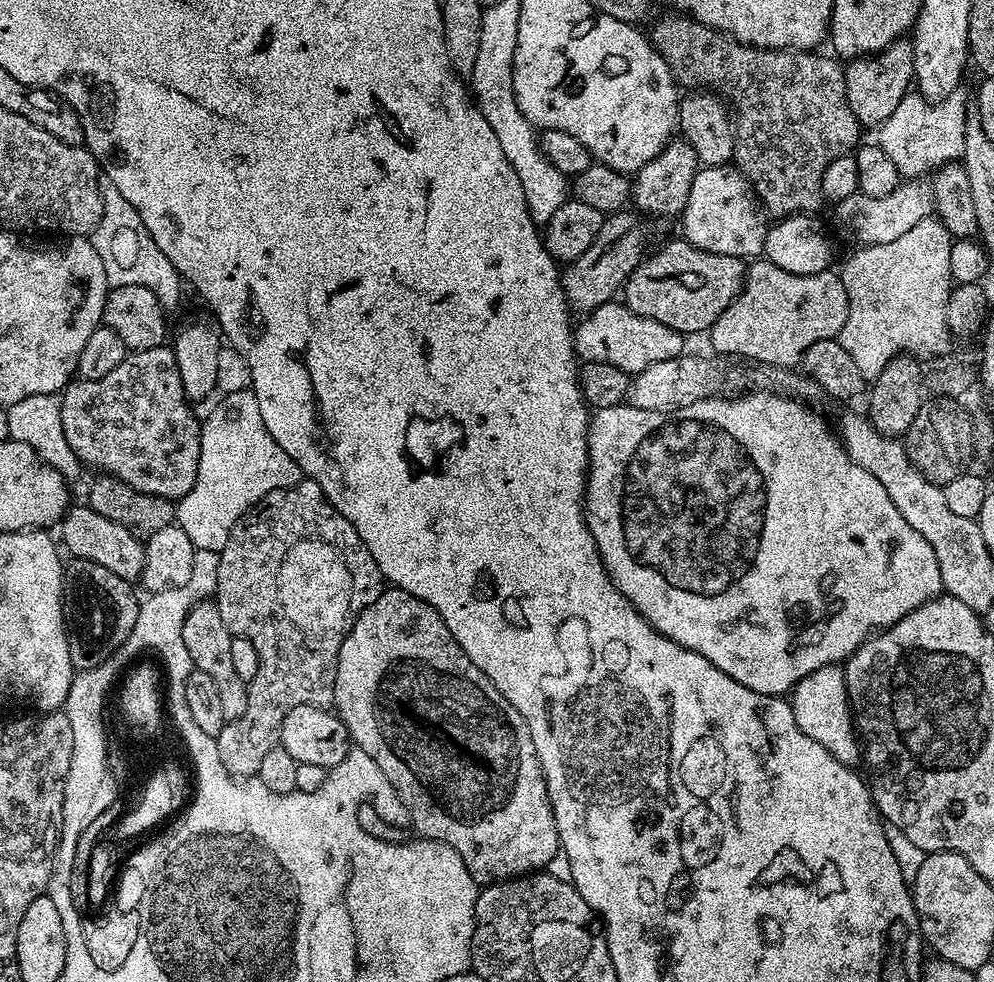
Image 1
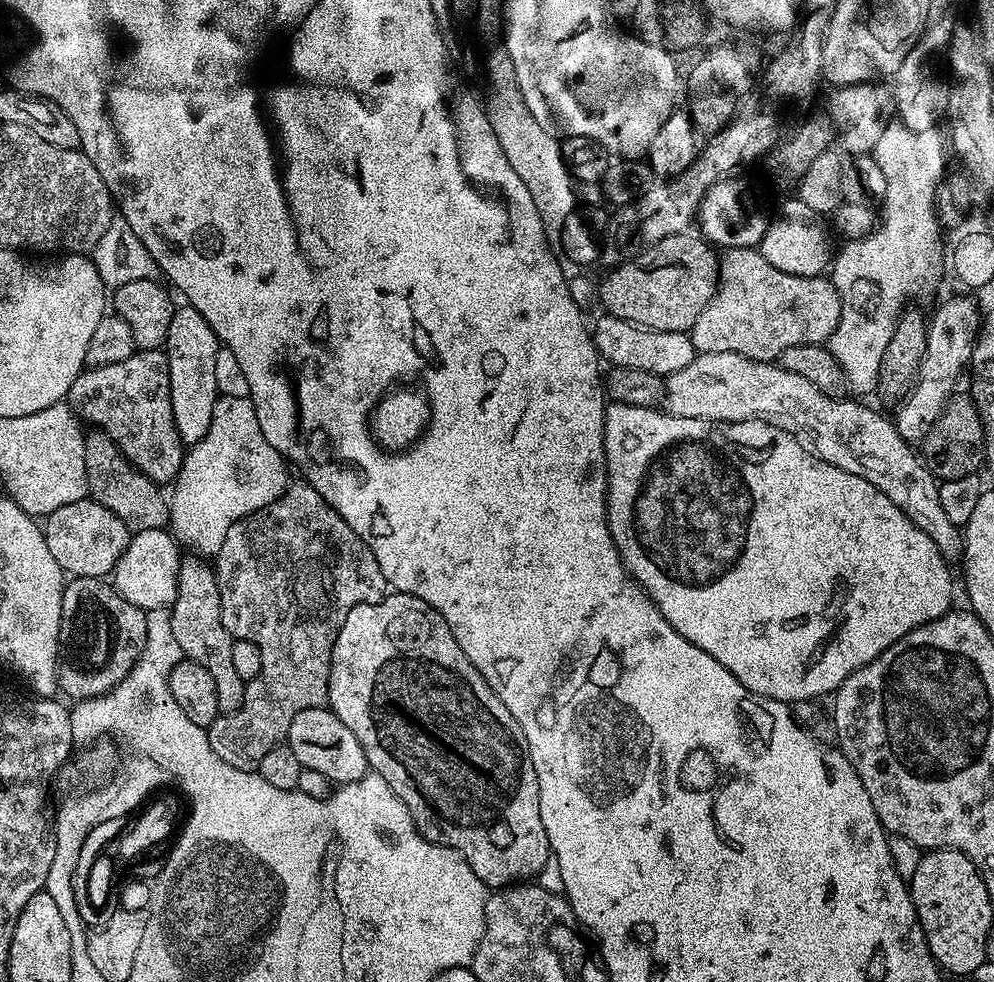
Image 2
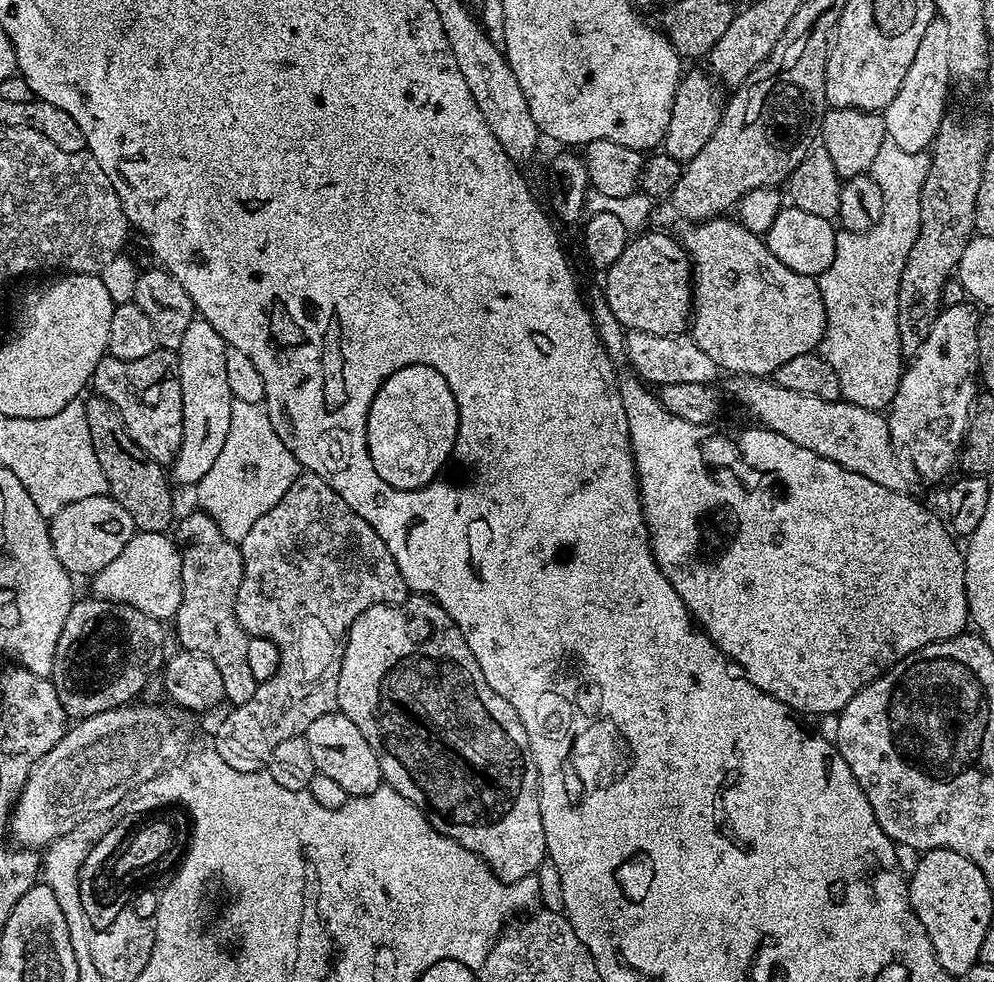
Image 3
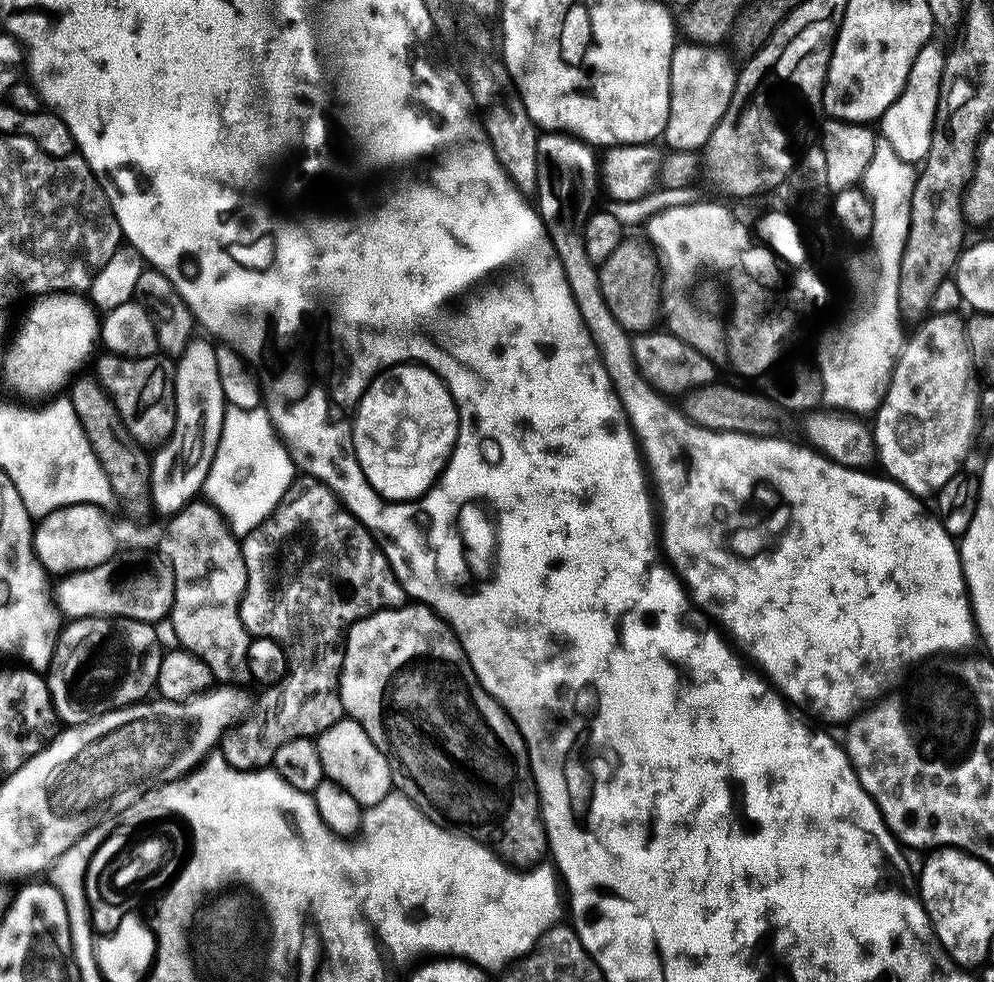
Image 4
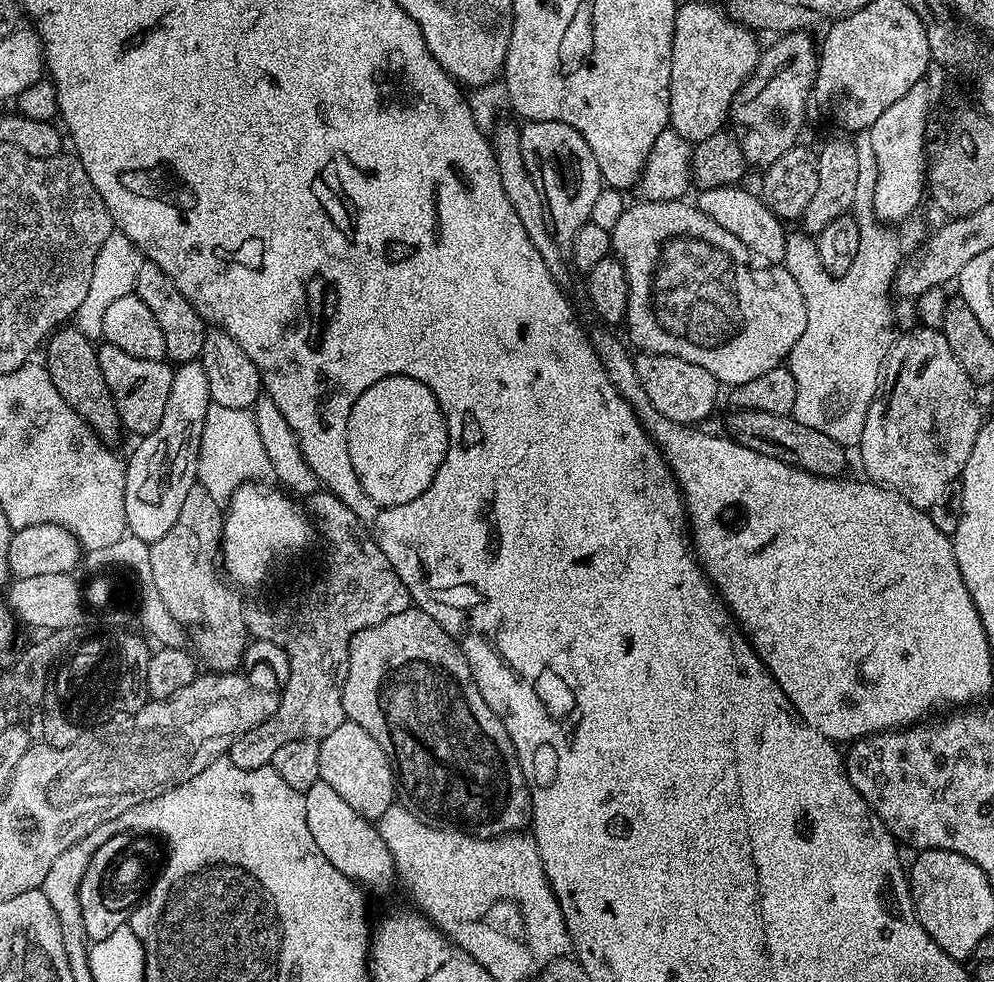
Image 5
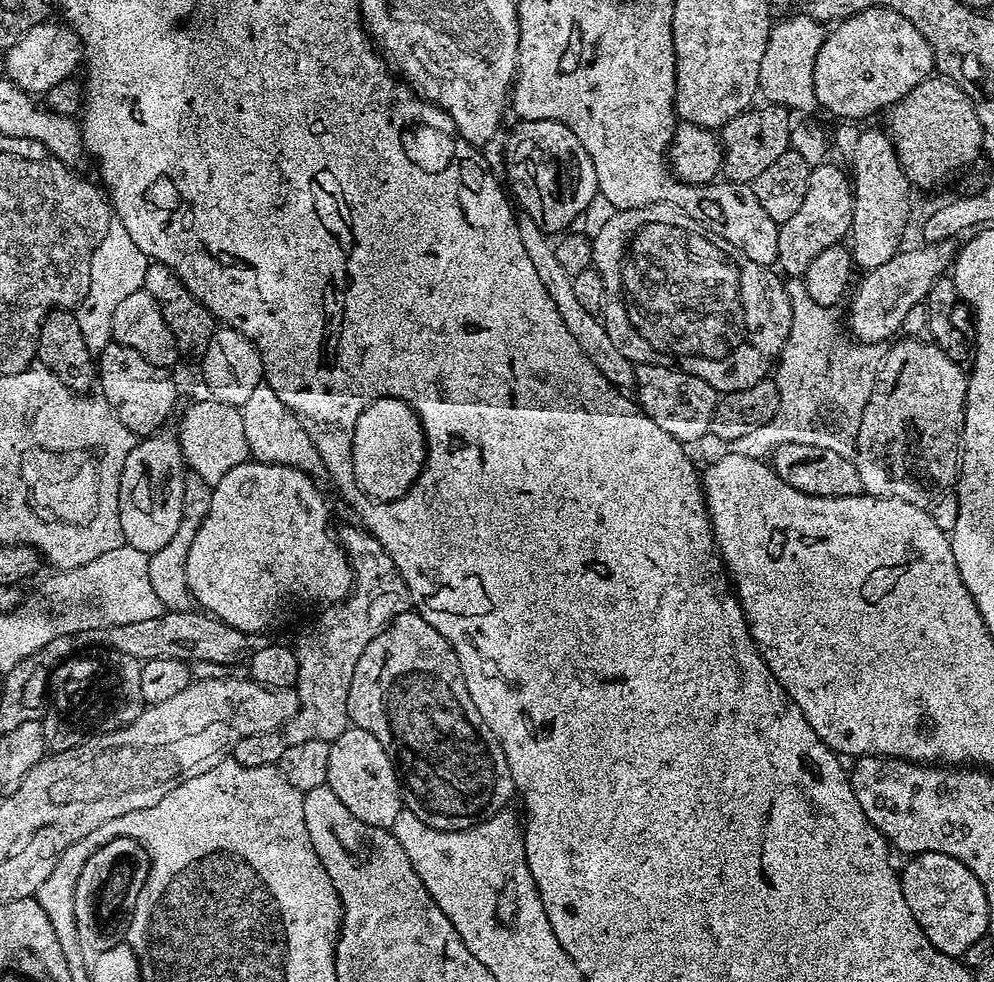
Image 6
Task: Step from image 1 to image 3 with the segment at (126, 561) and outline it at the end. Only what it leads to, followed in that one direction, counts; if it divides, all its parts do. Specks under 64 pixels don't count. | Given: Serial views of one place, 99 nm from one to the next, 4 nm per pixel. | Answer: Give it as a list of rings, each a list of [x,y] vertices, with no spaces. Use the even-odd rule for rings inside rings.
[[[101,494],[82,498],[82,502],[70,502],[70,506],[58,510],[58,514],[51,517],[47,525],[46,535],[52,557],[65,572],[73,577],[91,578],[110,566],[118,554],[122,554],[122,546],[128,541],[130,528],[111,496]]]

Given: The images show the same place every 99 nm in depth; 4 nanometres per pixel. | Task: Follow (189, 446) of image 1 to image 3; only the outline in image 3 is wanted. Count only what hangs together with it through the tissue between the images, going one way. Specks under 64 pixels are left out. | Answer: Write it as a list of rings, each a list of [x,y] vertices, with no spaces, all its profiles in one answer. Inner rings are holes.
[[[155,351],[146,358],[133,360],[116,360],[110,355],[105,355],[92,371],[90,384],[93,389],[96,387],[95,395],[108,402],[111,411],[118,417],[123,431],[125,428],[129,438],[141,448],[139,451],[151,463],[157,466],[168,466],[175,461],[176,451],[180,448],[180,386],[169,361],[167,364],[160,355],[159,351]]]

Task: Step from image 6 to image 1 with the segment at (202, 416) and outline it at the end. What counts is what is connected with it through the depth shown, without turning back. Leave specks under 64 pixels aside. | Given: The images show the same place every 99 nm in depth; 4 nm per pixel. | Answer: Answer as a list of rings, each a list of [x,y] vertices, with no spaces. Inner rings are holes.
[[[251,390],[247,392],[229,392],[219,397],[221,400],[213,406],[208,412],[208,417],[203,417],[200,425],[200,453],[198,454],[198,478],[194,478],[194,486],[190,486],[190,490],[176,504],[175,523],[179,524],[182,530],[186,530],[186,536],[190,538],[190,542],[201,553],[212,552],[218,554],[226,546],[230,530],[240,521],[240,519],[250,511],[254,505],[262,498],[266,498],[266,494],[270,494],[279,488],[289,488],[294,486],[302,479],[302,473],[298,462],[294,462],[294,458],[290,458],[290,454],[286,454],[286,450],[282,450],[282,446],[278,446],[278,442],[274,442],[274,438],[270,434],[270,430],[266,430],[266,426],[262,422],[262,413],[258,410],[258,398],[254,398]]]

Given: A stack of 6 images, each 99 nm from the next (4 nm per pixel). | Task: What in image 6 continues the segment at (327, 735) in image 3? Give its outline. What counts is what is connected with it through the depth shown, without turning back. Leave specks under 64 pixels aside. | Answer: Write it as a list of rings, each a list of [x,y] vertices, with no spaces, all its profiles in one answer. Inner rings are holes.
[[[350,726],[342,734],[338,734],[336,740],[330,743],[330,762],[326,765],[326,787],[332,791],[334,798],[358,818],[358,822],[366,822],[370,826],[391,829],[392,823],[400,817],[400,813],[405,811],[402,799],[402,785],[400,777],[396,775],[396,768],[392,764],[392,759],[382,750],[382,742],[370,734],[370,730],[362,730],[355,726]]]

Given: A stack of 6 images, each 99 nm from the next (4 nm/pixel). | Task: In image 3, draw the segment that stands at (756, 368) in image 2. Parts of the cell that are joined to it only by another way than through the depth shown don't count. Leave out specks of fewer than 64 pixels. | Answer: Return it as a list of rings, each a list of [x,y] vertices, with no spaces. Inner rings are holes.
[[[733,375],[728,384],[732,396],[759,422],[772,432],[790,438],[800,448],[810,450],[846,470],[856,472],[878,486],[886,486],[892,492],[905,491],[904,476],[896,465],[897,453],[888,438],[887,419],[879,411],[850,404],[843,398],[823,400],[786,390],[771,379],[759,376]]]

